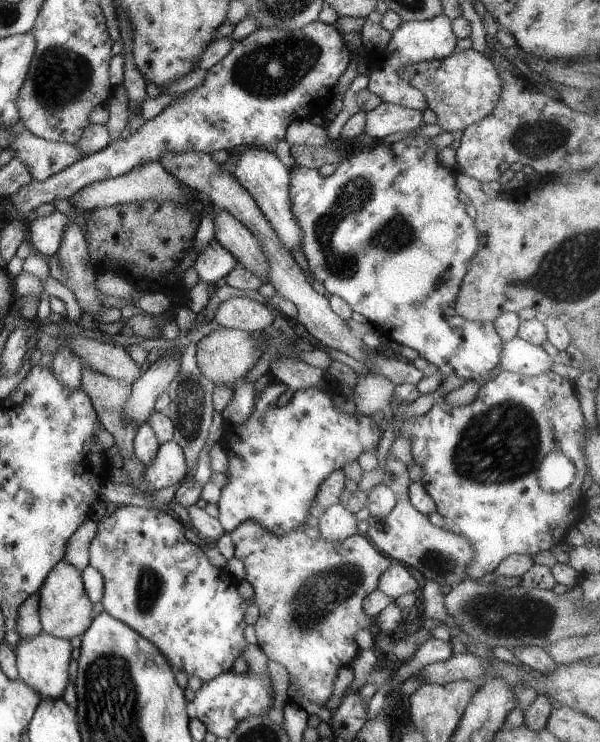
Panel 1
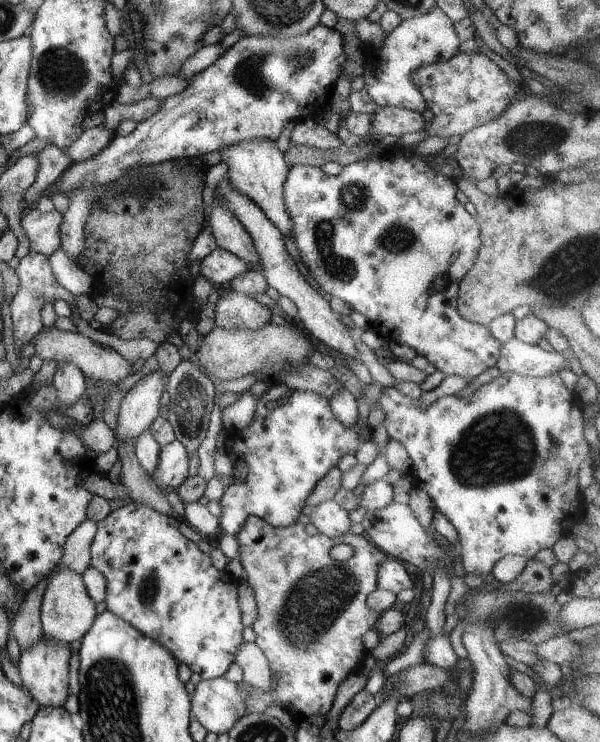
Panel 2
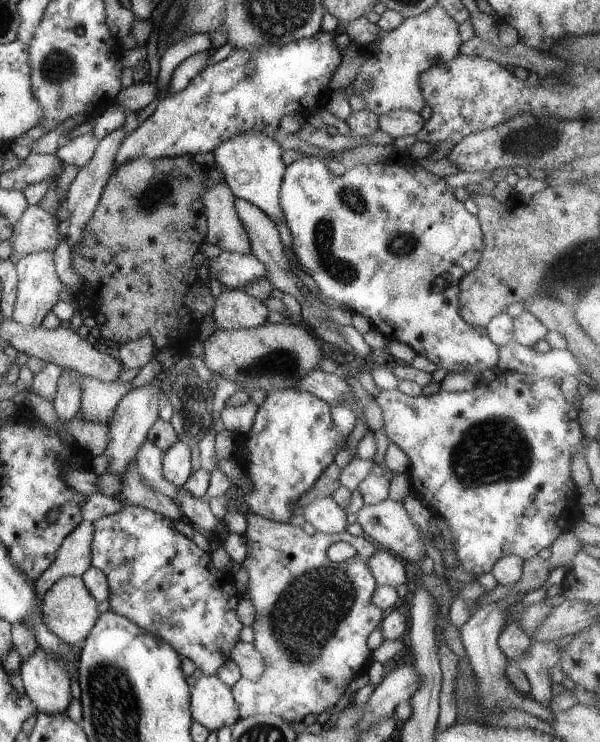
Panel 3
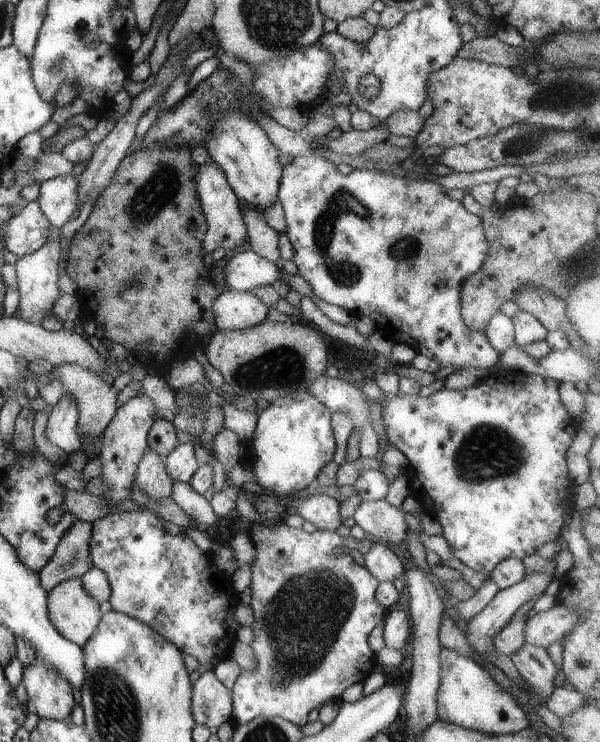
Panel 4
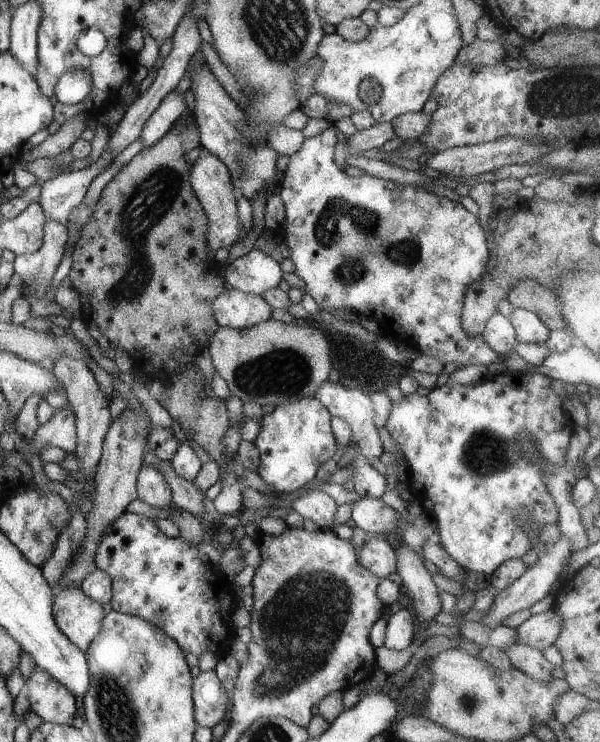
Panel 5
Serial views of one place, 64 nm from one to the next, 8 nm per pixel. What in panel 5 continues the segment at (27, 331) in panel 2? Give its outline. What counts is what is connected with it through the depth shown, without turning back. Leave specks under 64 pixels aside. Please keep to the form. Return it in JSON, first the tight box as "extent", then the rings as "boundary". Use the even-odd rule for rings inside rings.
{"extent":[14,219,67,300],"boundary":[[[46,219],[43,245],[32,254],[20,254],[14,259],[14,272],[18,273],[27,294],[38,300],[47,300],[46,294],[52,288],[52,278],[63,257],[67,225]]]}

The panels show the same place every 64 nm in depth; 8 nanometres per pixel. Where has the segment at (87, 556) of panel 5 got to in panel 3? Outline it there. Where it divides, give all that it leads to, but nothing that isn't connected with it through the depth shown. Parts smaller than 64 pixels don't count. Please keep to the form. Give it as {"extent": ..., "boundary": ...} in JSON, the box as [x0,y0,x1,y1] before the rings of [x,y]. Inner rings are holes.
{"extent":[104,383,161,482],"boundary":[[[150,383],[128,391],[117,404],[113,417],[109,424],[109,436],[111,438],[104,454],[110,460],[110,473],[116,473],[123,482],[123,476],[127,466],[135,461],[139,446],[147,439],[152,425],[158,420],[158,406],[160,402],[161,386]]]}

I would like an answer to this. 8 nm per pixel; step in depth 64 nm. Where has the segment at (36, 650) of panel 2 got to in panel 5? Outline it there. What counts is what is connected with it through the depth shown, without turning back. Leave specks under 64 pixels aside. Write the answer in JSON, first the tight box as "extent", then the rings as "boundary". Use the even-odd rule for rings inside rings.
{"extent":[26,669,78,725],"boundary":[[[36,669],[26,680],[26,694],[30,701],[30,710],[43,721],[61,725],[72,725],[78,714],[75,696],[53,676]]]}

